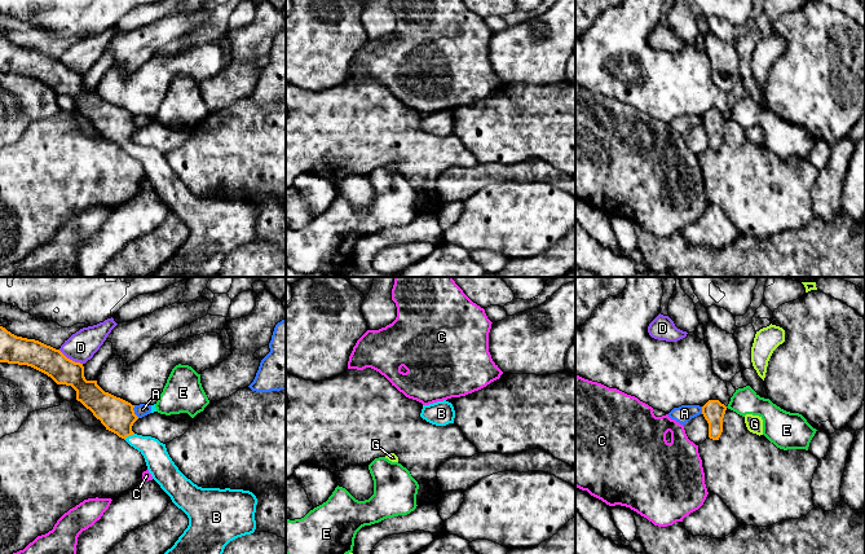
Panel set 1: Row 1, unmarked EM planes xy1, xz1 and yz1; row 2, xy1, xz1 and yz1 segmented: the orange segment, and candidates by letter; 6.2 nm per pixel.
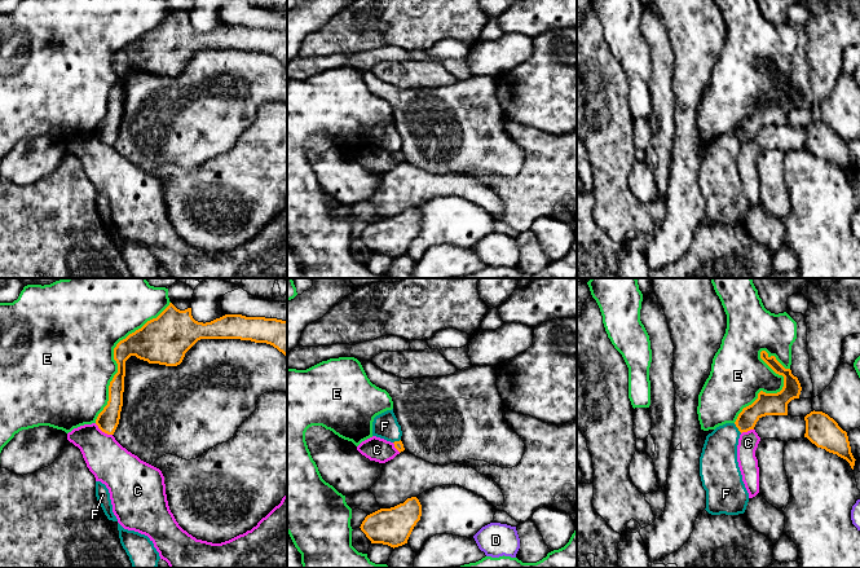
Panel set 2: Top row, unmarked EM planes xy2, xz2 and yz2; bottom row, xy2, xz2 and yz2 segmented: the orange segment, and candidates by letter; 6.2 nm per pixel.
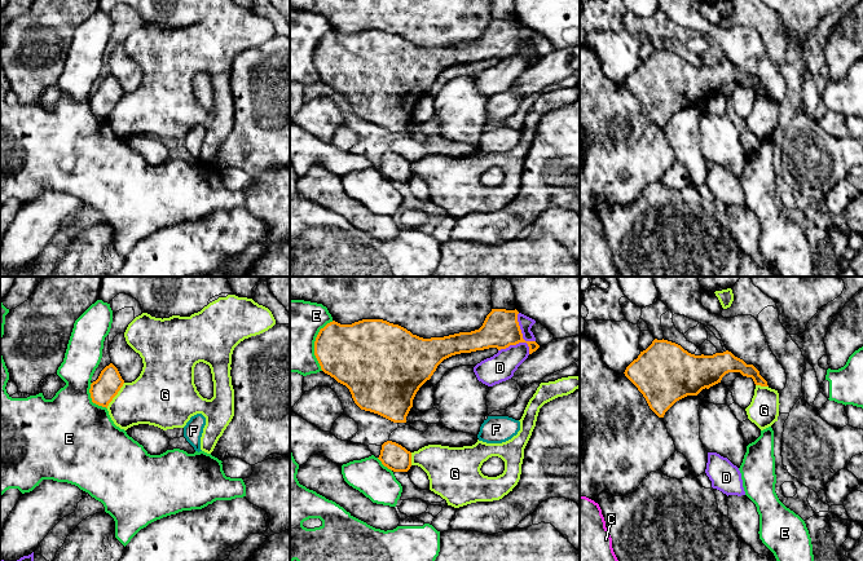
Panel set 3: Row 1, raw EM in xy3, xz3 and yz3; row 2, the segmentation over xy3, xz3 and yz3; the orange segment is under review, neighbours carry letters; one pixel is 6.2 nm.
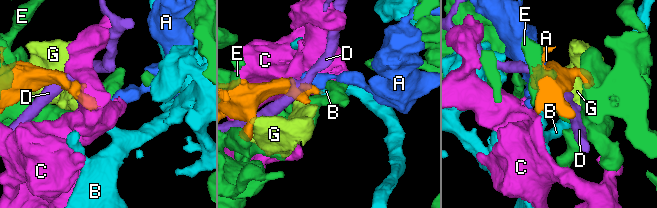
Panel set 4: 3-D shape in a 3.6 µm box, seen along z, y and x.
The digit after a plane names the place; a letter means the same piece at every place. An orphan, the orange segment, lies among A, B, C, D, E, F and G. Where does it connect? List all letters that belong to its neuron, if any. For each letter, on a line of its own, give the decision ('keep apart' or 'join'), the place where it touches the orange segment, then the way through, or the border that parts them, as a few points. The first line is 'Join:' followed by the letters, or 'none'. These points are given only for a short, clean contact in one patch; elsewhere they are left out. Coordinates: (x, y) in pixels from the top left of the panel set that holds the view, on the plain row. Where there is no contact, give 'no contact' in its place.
Join: B
A: keep apart; contact xy1 (133, 122); border xy1 (133, 115), (133, 122), (138, 127)
B: join; contact xy1 (128, 145); way xy1 (117, 124), (123, 140), (128, 145), (158, 171)
C: keep apart; contact xy2 (104, 141); border xy2 (95, 133), (102, 141), (111, 145)
D: keep apart; contact xz3 (524, 51)
E: keep apart; contact xy2 (114, 66)
F: keep apart; contact yz2 (737, 137); border yz2 (733, 133), (741, 142)
G: keep apart; contact xy3 (115, 105)

